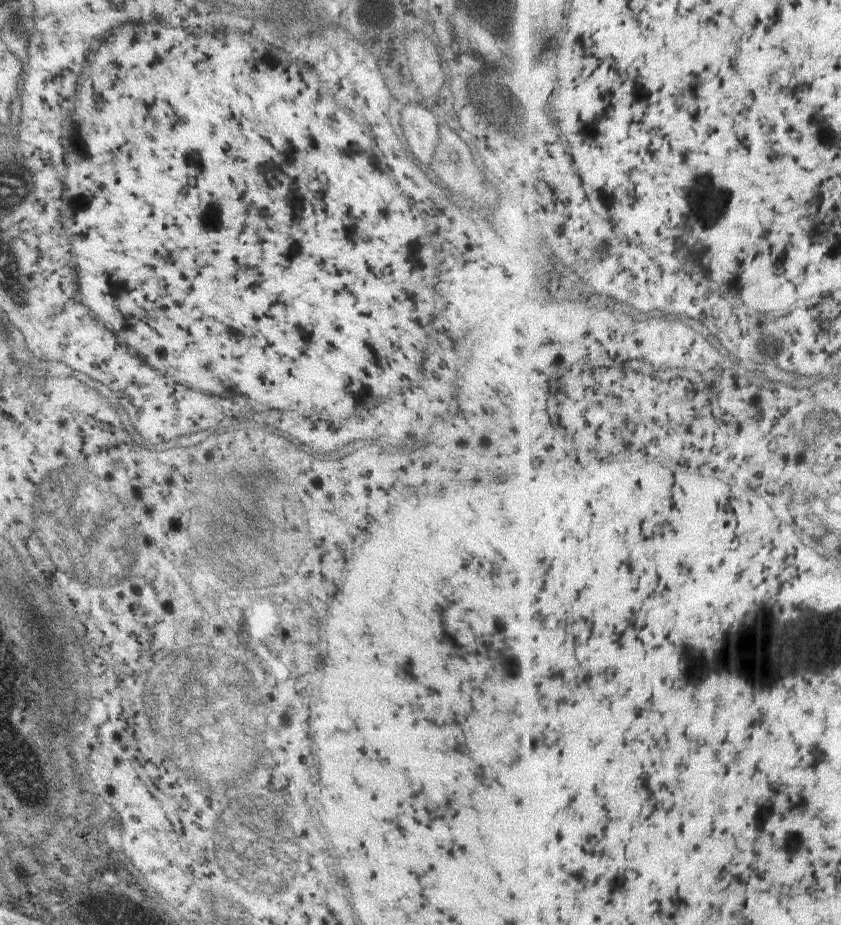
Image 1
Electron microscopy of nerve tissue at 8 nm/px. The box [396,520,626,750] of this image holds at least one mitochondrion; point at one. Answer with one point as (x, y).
(441, 613)

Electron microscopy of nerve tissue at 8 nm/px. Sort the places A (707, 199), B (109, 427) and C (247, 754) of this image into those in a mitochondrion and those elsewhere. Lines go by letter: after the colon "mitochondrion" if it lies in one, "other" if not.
A: mitochondrion
B: other
C: other

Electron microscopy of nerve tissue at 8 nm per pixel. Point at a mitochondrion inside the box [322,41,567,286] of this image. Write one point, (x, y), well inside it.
(502, 105)

